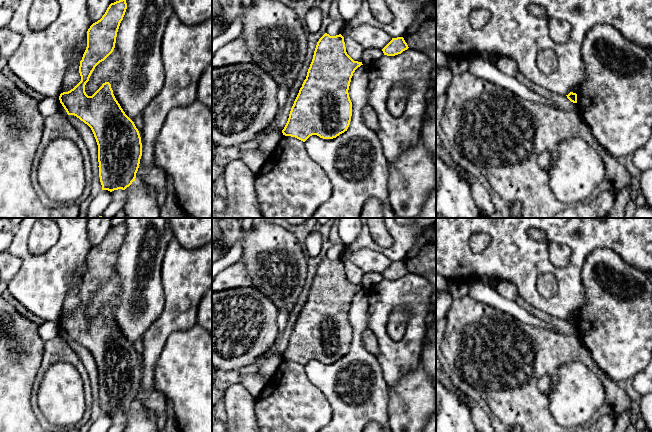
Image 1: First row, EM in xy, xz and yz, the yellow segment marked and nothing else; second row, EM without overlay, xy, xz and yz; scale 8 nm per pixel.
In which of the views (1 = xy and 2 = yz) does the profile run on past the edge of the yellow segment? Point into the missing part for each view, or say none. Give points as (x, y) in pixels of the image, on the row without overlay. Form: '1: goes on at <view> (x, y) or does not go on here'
1: does not go on here
2: does not go on here

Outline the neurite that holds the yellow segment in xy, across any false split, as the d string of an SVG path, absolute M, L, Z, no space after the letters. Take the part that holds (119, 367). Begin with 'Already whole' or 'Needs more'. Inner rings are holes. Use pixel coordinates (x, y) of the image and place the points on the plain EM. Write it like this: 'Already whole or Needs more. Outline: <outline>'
Already whole. Outline: M125 223L111 227L102 242L90 250L87 255L87 271L79 290L81 305L73 313L59 320L60 327L67 338L76 340L91 352L98 369L98 391L102 414L110 416L118 413L125 414L135 405L142 380L141 361L134 346L116 324L109 306L103 307L92 320L86 318L85 309L95 291L113 276L117 256L126 233Z

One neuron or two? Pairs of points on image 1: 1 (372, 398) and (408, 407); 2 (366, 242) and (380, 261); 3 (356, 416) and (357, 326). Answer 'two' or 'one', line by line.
1: two
2: two
3: one

